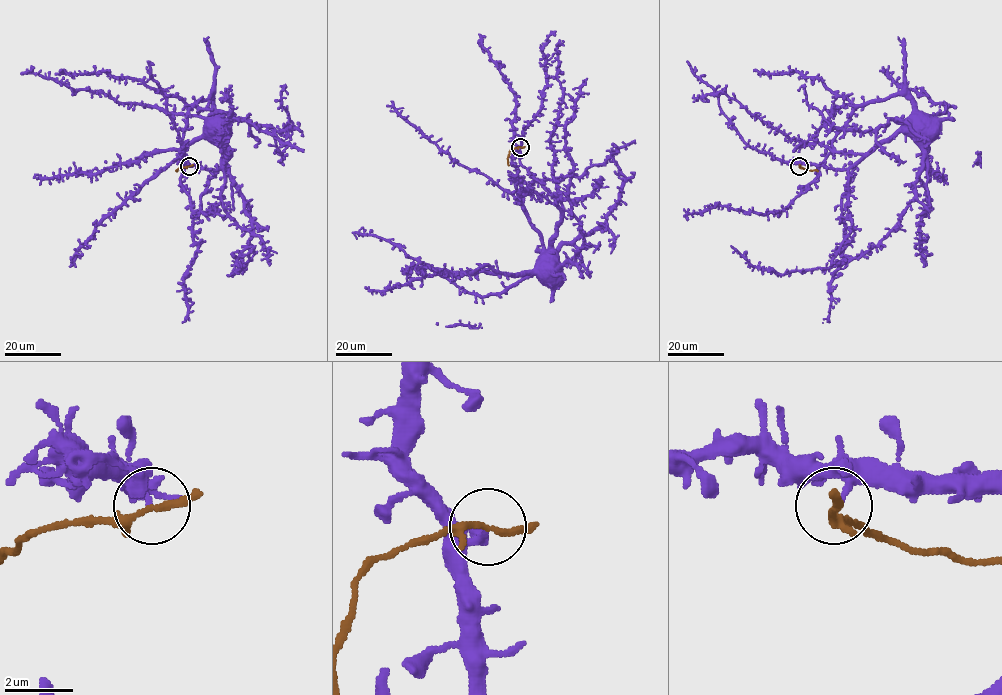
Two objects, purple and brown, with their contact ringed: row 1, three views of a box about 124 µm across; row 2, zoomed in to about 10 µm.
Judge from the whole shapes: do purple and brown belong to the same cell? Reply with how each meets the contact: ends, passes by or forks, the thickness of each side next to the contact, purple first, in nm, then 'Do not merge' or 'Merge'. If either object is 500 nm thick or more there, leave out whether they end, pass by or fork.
At the ring purple ends. At the ring brown forks. Thickness 150 nm (purple) against 150 nm. Do not merge

